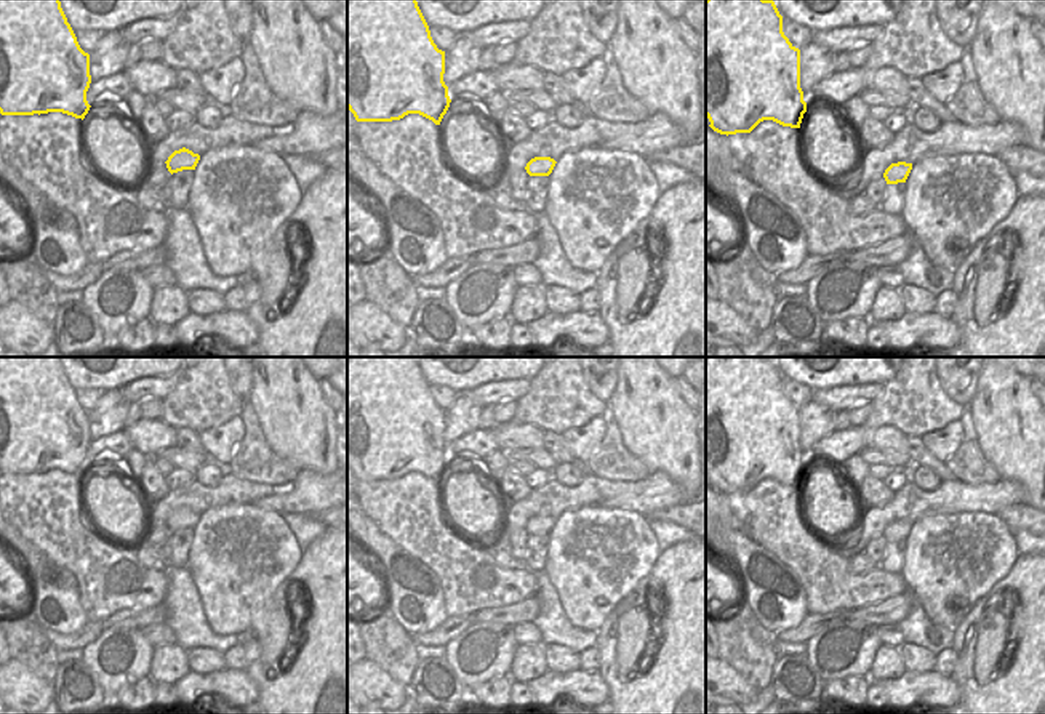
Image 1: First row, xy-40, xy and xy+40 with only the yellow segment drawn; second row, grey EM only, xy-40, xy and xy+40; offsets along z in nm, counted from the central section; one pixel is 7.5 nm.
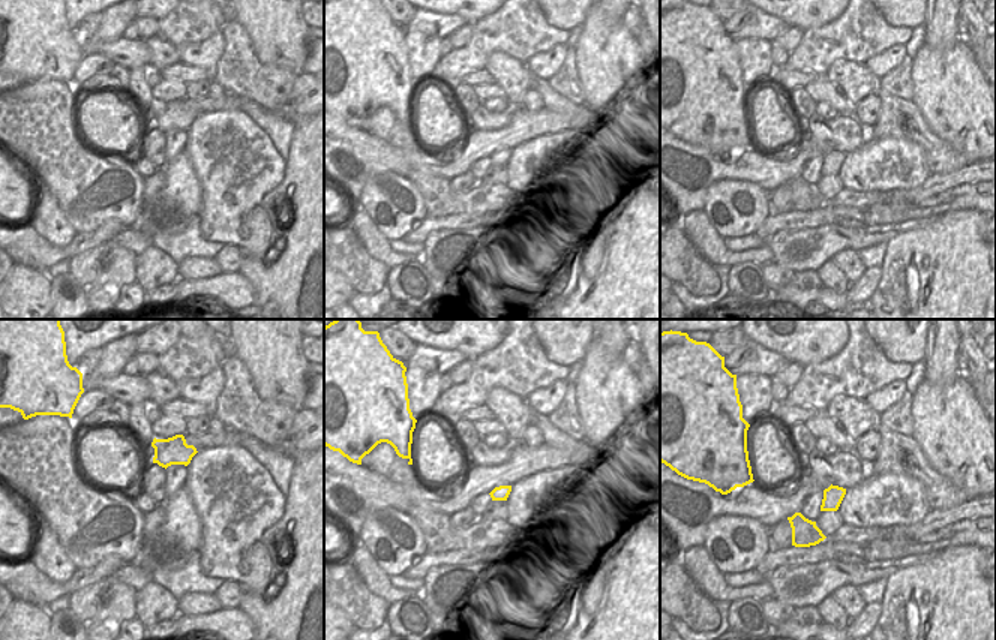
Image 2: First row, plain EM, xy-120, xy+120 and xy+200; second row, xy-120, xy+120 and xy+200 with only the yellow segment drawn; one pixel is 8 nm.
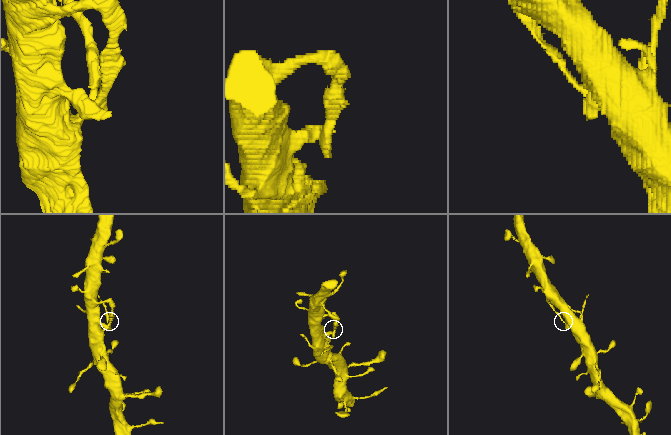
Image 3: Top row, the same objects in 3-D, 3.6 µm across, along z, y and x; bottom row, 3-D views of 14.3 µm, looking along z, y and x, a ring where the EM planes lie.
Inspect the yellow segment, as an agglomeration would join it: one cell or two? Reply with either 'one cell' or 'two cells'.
one cell

